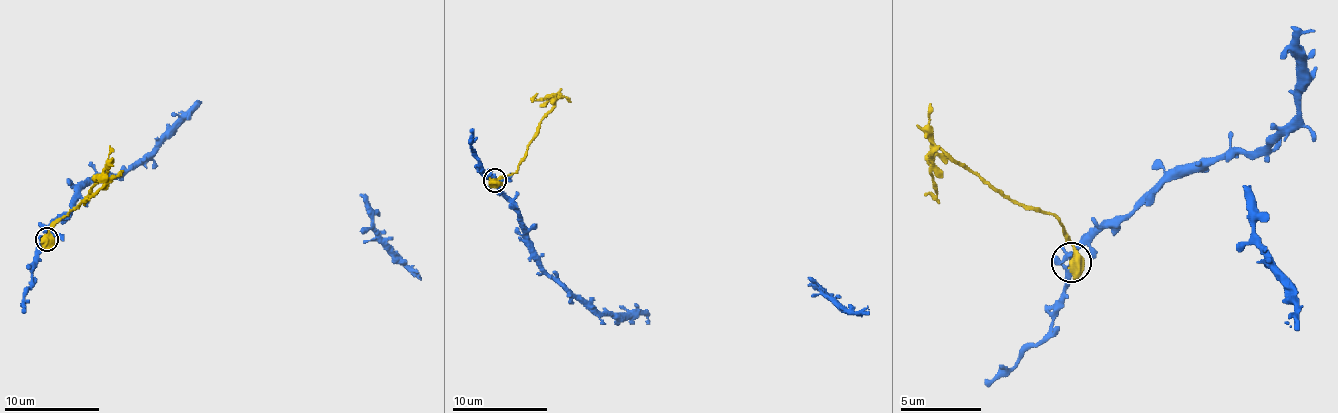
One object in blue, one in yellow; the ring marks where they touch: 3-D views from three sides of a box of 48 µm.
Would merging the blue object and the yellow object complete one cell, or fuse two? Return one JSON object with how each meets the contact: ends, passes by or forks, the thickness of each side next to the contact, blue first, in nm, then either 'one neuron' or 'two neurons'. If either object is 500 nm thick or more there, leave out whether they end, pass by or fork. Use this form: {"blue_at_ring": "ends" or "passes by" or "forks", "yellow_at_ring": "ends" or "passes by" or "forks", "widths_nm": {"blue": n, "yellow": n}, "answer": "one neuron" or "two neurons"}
{"widths_nm": {"blue": 320, "yellow": 900}, "answer": "two neurons"}

